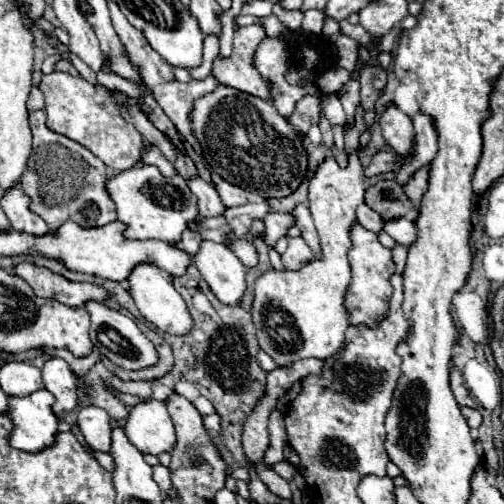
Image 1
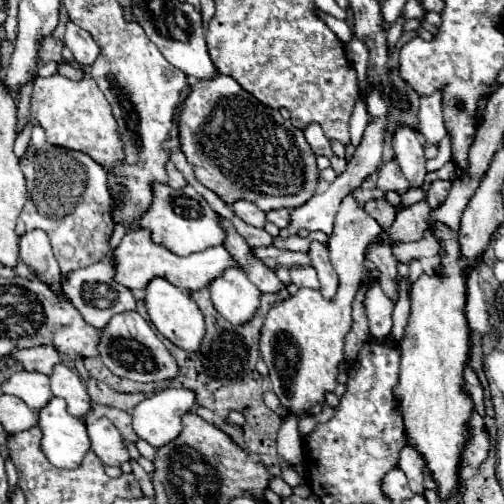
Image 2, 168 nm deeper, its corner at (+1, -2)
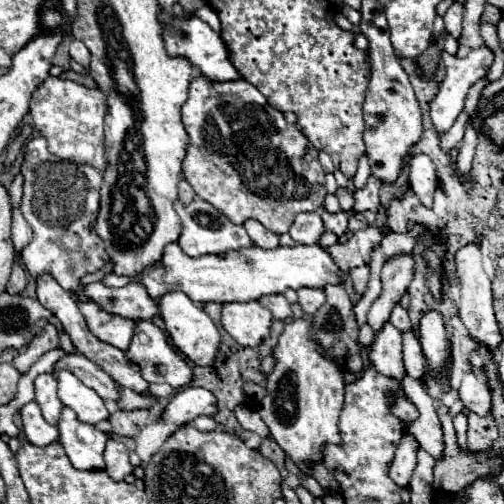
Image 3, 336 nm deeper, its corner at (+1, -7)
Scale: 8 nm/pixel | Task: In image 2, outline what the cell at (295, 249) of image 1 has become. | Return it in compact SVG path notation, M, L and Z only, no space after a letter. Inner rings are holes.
M308 266L306 270L290 270L290 278L292 284L296 288L312 288L312 290L320 290L320 282L316 278L316 270L312 266Z

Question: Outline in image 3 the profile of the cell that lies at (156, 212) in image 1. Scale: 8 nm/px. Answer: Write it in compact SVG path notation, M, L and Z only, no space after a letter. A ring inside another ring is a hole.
M194 197L190 203L176 201L174 209L182 219L182 231L180 231L180 237L178 237L178 245L190 257L202 257L202 255L208 255L208 253L224 253L224 251L230 251L230 249L254 245L242 225L234 225L226 215L216 211L204 199Z

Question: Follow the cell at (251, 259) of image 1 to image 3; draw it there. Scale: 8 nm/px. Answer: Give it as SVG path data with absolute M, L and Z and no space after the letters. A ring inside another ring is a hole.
M264 295L264 297L260 299L260 303L262 303L266 309L272 311L274 319L282 319L282 321L284 321L284 319L292 317L290 303L286 301L284 295Z

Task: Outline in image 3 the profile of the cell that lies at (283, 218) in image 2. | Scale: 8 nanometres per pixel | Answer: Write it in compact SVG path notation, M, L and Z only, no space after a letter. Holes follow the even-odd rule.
M318 211L296 215L294 223L292 223L290 231L288 231L288 235L296 243L304 243L304 245L318 243L318 239L320 239L322 233L324 233L324 225L322 225L322 219L320 219Z

